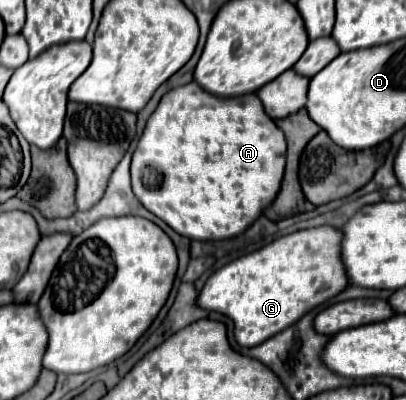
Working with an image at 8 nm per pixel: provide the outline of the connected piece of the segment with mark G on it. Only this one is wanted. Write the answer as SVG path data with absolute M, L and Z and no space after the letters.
M332 226L282 236L216 270L198 294L196 306L228 316L234 322L234 338L242 348L258 346L282 328L298 322L308 310L340 294L346 286L356 285L348 282L340 260L340 240L340 230Z

